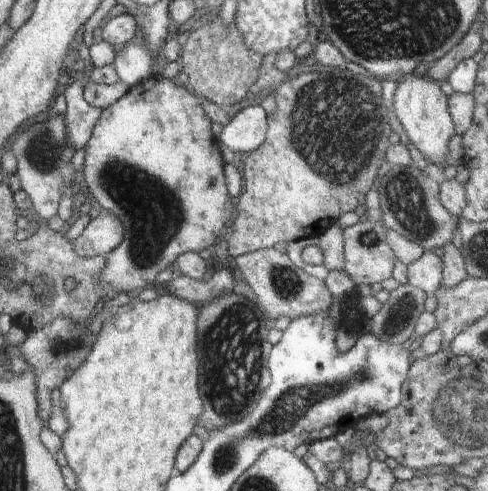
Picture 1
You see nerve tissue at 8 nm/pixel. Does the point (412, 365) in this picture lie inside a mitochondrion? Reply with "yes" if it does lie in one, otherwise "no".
no

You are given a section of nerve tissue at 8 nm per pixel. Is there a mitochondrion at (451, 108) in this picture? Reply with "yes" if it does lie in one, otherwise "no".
no

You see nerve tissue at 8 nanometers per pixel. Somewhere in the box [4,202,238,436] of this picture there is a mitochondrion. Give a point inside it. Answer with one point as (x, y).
(61, 345)

